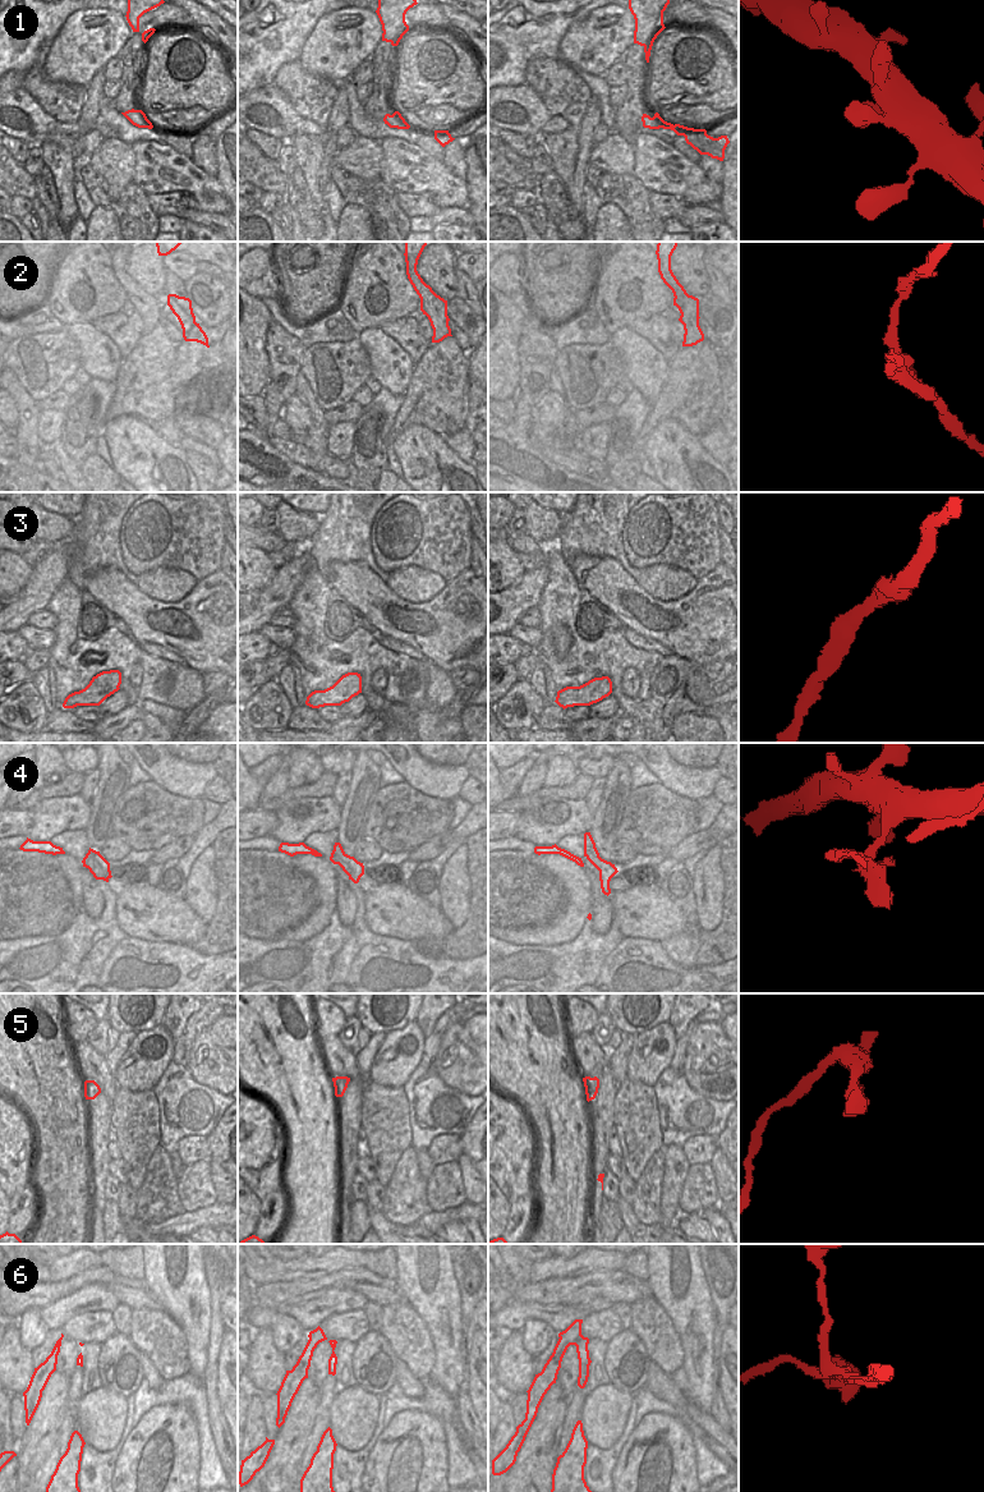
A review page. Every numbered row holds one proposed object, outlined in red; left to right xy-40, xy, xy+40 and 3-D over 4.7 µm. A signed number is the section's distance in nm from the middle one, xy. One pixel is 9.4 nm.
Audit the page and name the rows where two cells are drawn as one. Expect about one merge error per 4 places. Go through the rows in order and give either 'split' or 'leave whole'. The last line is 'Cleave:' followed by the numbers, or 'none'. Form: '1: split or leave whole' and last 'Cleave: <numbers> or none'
1: leave whole
2: split
3: leave whole
4: split
5: leave whole
6: split
Cleave: 2, 4, 6

